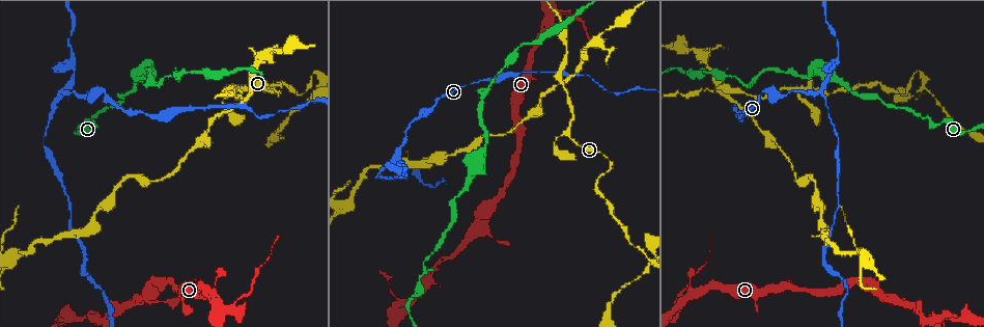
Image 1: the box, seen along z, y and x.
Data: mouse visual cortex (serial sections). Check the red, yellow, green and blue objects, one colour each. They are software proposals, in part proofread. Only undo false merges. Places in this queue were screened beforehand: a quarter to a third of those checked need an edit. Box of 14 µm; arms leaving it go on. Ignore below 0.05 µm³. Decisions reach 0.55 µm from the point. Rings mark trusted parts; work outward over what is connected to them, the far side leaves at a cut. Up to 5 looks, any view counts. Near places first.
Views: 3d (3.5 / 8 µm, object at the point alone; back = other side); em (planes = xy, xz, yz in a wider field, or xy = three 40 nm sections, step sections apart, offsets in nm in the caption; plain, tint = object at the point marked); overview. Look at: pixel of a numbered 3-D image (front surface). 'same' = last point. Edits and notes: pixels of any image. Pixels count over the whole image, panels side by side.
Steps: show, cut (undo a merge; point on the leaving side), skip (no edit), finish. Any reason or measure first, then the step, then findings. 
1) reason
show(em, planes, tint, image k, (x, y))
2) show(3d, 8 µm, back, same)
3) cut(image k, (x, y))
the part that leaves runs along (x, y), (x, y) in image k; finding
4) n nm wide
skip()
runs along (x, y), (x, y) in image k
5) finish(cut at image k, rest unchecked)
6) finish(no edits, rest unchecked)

abrupt turn
show(3d, 3.5 µm, image 1, (489, 88))

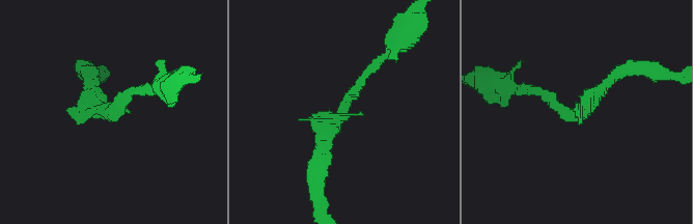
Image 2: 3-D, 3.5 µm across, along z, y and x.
show(em, xy, step 2, tint, image 2, (112, 114))

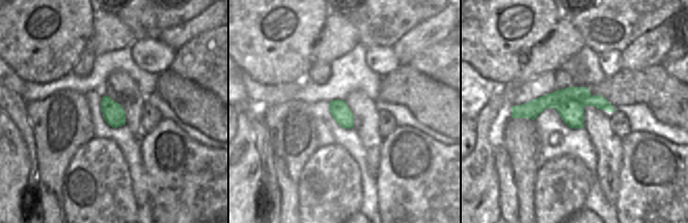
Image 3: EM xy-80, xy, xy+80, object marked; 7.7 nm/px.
skip()
runs along (317, 160), (330, 126), (376, 64) in image 2; one cell here

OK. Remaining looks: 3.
sharp bend
show(3d, 8 µm, image 1, (434, 107))

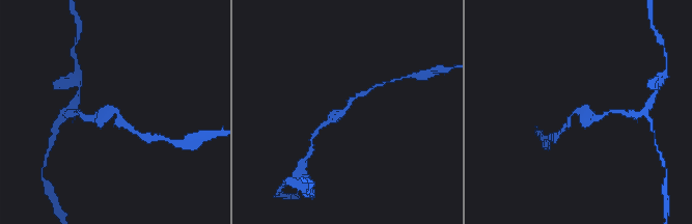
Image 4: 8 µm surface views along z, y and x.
show(em, xy, step 3, tint, image 4, (347, 105))

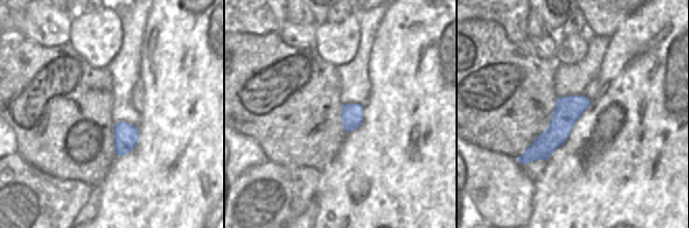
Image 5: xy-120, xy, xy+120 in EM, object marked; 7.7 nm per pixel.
skip()
runs along (365, 92), (326, 121) in image 4; all the same cell

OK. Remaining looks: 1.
finish(no edits, rest unchecked)

